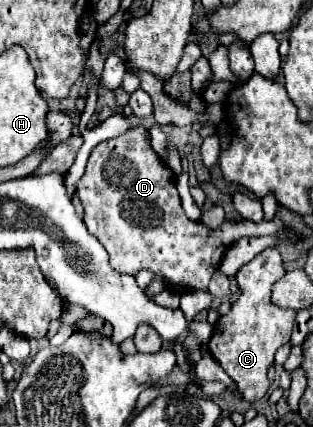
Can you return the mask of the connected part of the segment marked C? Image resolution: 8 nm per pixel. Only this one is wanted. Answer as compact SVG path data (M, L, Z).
M266 248L254 260L244 264L236 274L240 298L232 304L226 316L220 316L220 320L214 326L214 334L208 342L208 352L218 360L224 372L238 384L238 390L244 394L244 400L248 402L258 402L268 394L270 388L266 376L268 366L274 362L276 350L286 342L290 342L296 312L282 310L274 306L270 300L274 282L280 280L284 274L286 268L276 248Z

